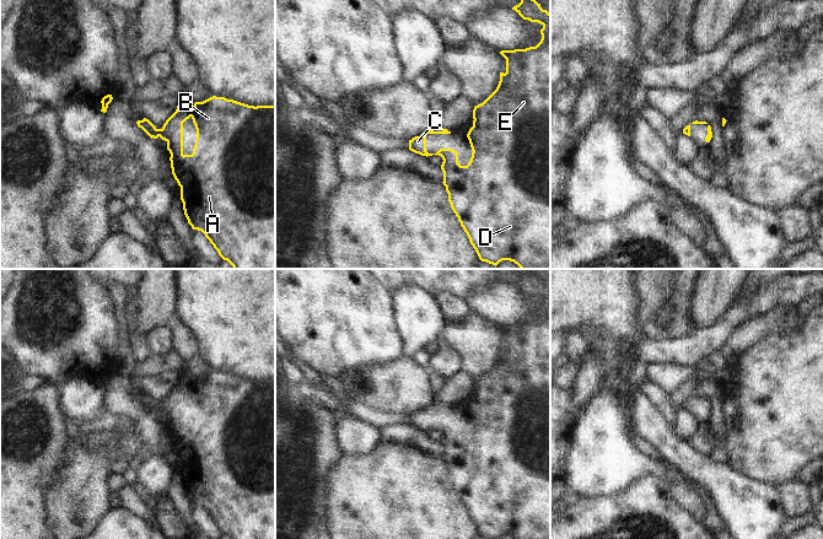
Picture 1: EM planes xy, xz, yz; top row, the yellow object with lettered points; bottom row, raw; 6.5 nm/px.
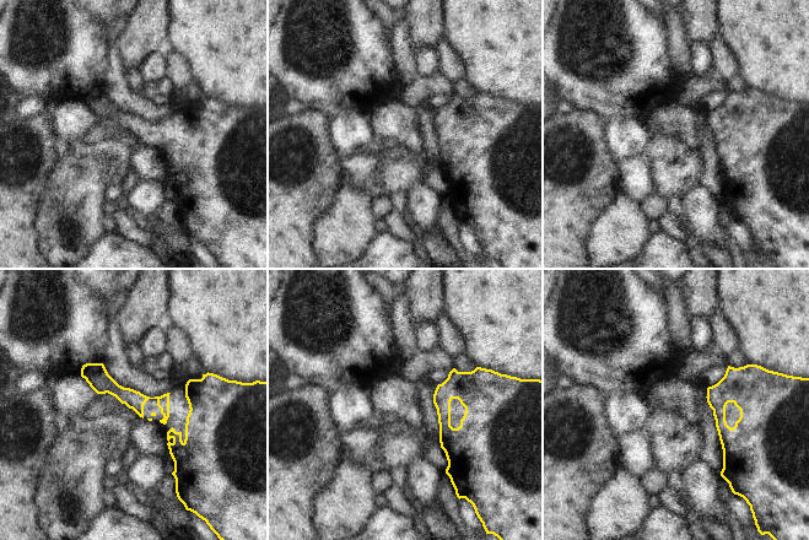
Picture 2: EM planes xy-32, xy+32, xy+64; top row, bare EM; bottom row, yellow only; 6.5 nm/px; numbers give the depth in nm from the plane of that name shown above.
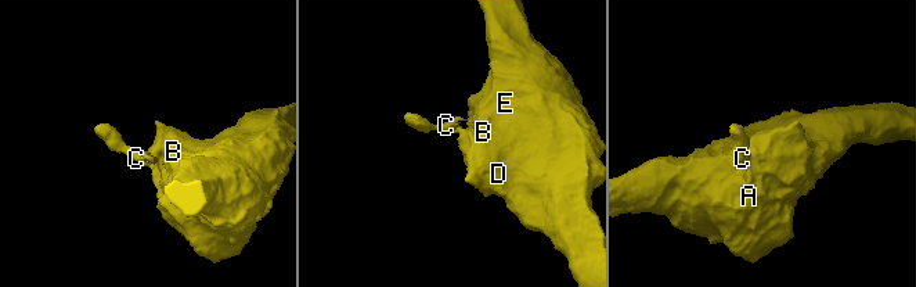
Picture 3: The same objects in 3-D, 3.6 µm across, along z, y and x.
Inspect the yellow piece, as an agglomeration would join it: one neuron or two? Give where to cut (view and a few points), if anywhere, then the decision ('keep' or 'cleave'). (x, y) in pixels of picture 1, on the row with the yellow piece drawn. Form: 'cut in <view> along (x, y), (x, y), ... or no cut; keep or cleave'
no cut; keep

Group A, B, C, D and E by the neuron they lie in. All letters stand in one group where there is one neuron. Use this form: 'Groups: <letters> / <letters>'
Groups: A B C D E.

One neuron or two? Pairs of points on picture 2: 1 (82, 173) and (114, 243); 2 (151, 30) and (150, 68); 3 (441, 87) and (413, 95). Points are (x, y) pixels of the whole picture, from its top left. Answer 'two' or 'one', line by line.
1: two
2: two
3: one

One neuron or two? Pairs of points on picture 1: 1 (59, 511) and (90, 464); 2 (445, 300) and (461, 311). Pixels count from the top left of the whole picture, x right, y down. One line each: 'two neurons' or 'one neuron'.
1: one neuron
2: one neuron

